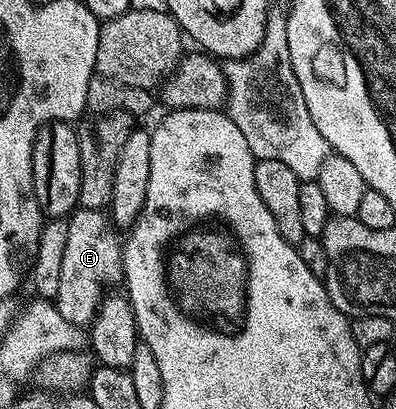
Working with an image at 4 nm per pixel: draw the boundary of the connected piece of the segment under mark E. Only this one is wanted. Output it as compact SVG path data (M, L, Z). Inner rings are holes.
M77 207L68 220L66 258L62 258L62 274L54 301L58 311L70 323L91 325L111 284L119 285L124 278L122 240L111 219L103 211Z

